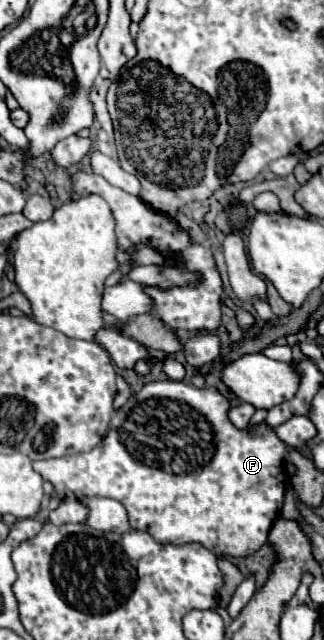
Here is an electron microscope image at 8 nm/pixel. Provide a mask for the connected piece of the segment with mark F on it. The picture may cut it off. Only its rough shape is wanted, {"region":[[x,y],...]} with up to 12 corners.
{"region":[[150,381],[98,447],[32,467],[162,545],[258,551],[286,445]]}

